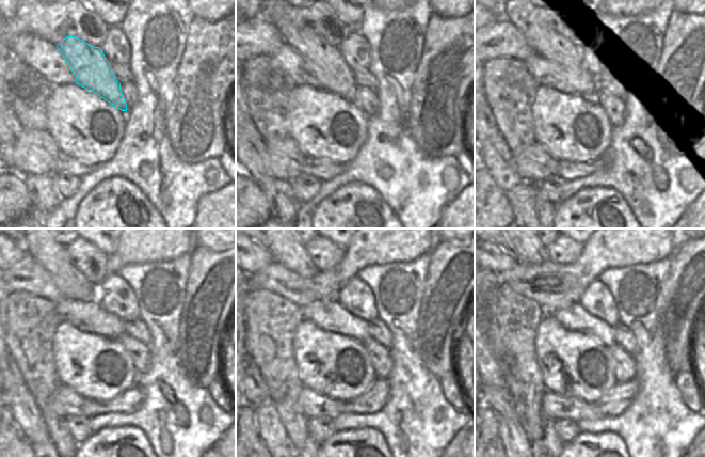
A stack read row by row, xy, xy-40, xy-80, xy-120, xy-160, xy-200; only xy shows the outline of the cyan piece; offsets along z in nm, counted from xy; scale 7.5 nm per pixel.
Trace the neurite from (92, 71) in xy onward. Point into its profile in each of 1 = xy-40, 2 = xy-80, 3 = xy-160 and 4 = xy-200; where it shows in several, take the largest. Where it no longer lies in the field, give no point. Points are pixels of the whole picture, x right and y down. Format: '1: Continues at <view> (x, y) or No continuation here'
1: Continues at xy-40 (324, 60)
2: Continues at xy-80 (545, 42)
3: Continues at xy-160 (287, 250)
4: Continues at xy-200 (529, 250).

